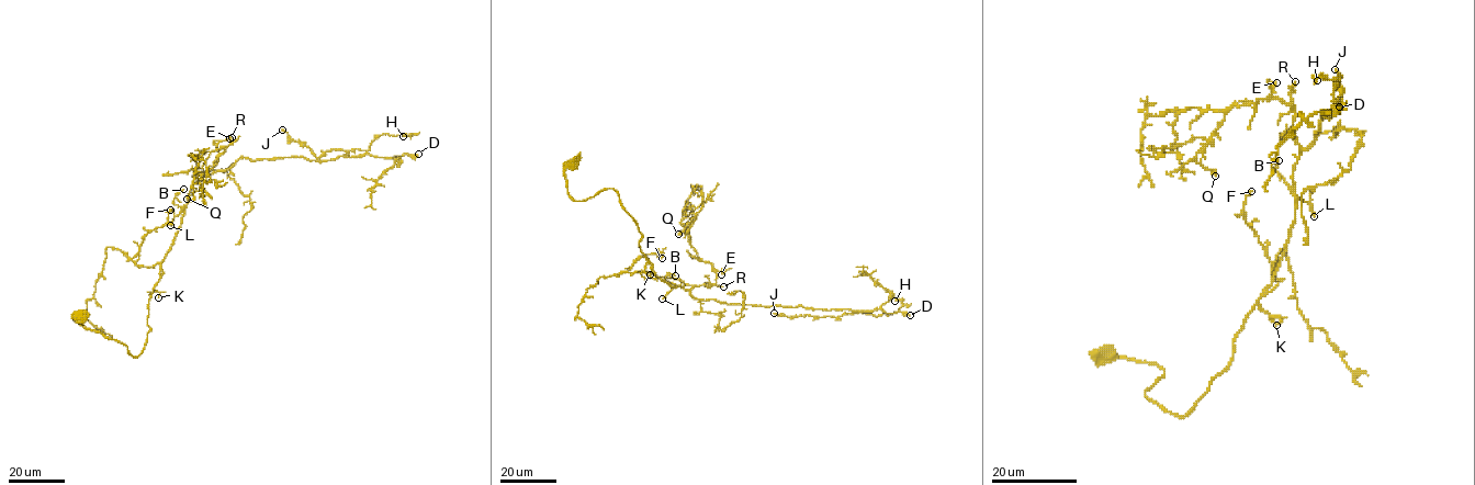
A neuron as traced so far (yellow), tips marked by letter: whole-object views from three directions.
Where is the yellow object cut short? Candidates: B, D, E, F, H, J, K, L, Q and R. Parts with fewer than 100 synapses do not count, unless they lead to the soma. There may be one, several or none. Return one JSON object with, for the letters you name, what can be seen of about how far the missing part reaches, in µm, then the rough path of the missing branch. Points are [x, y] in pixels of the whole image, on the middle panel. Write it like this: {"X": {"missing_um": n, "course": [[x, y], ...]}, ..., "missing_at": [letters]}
{"missing_at": []}

